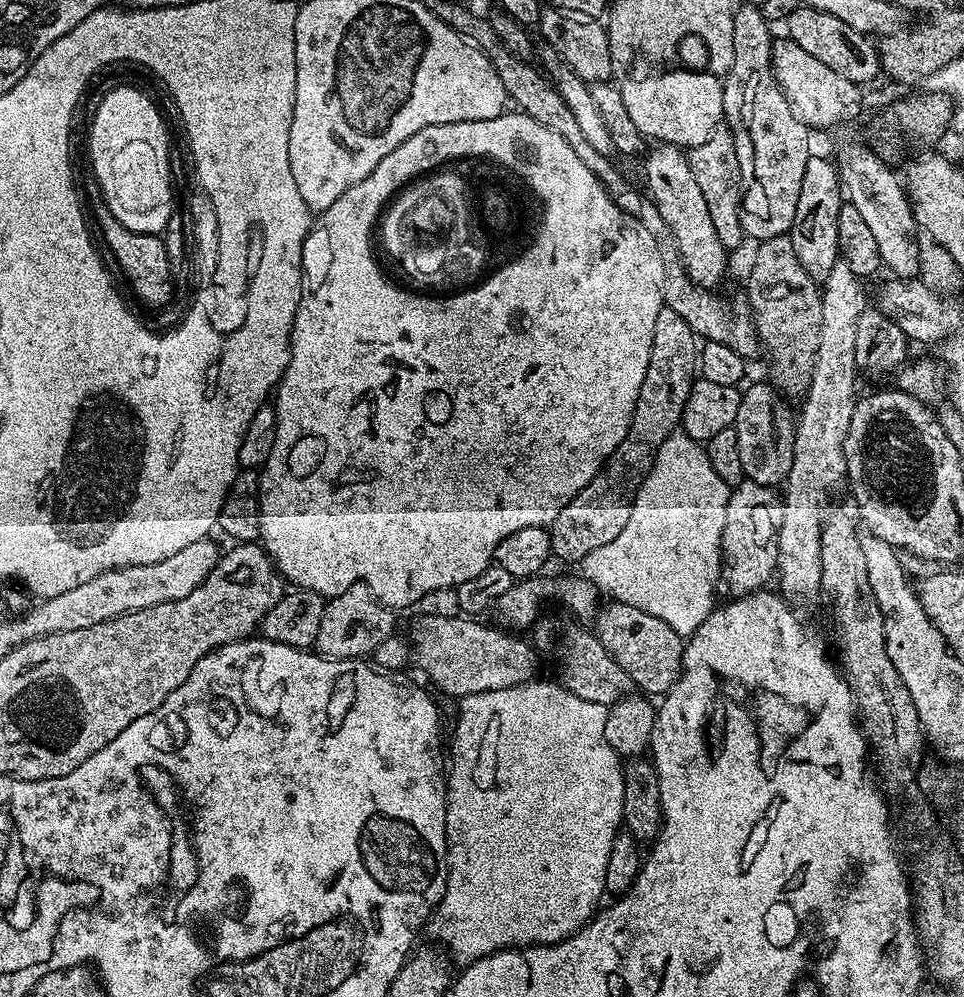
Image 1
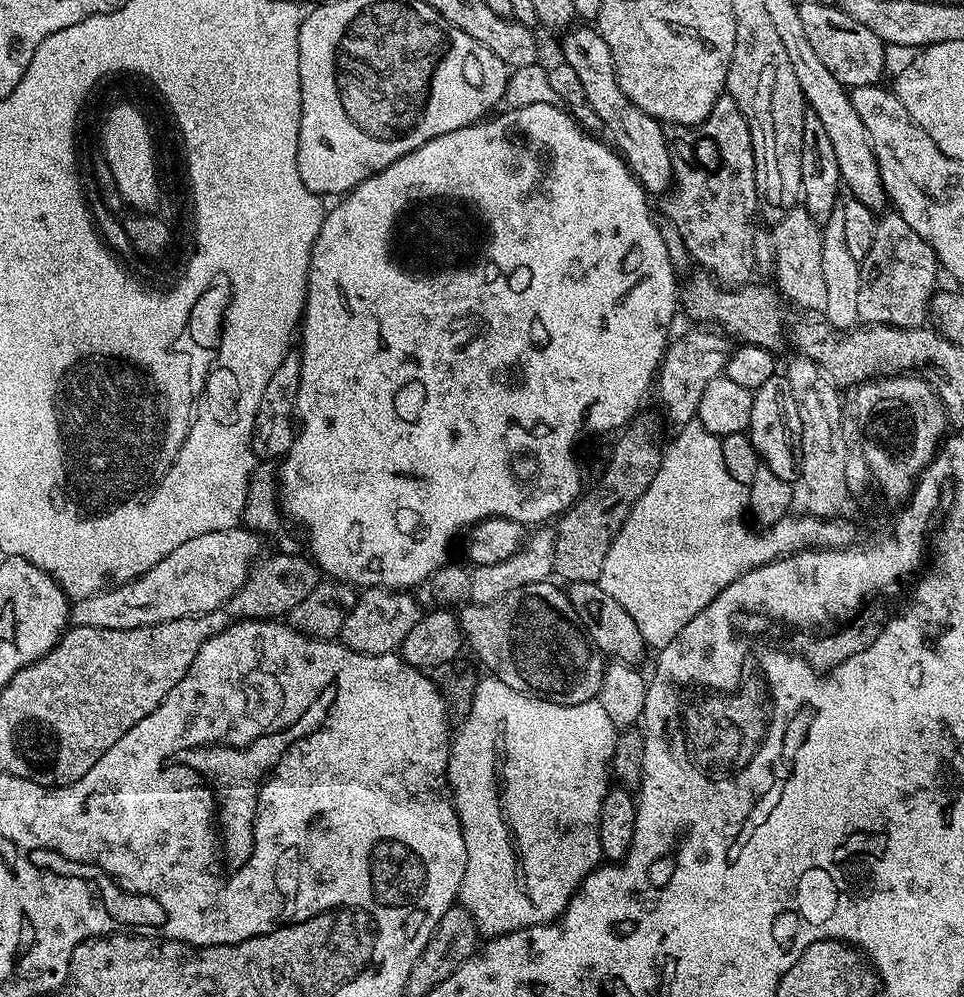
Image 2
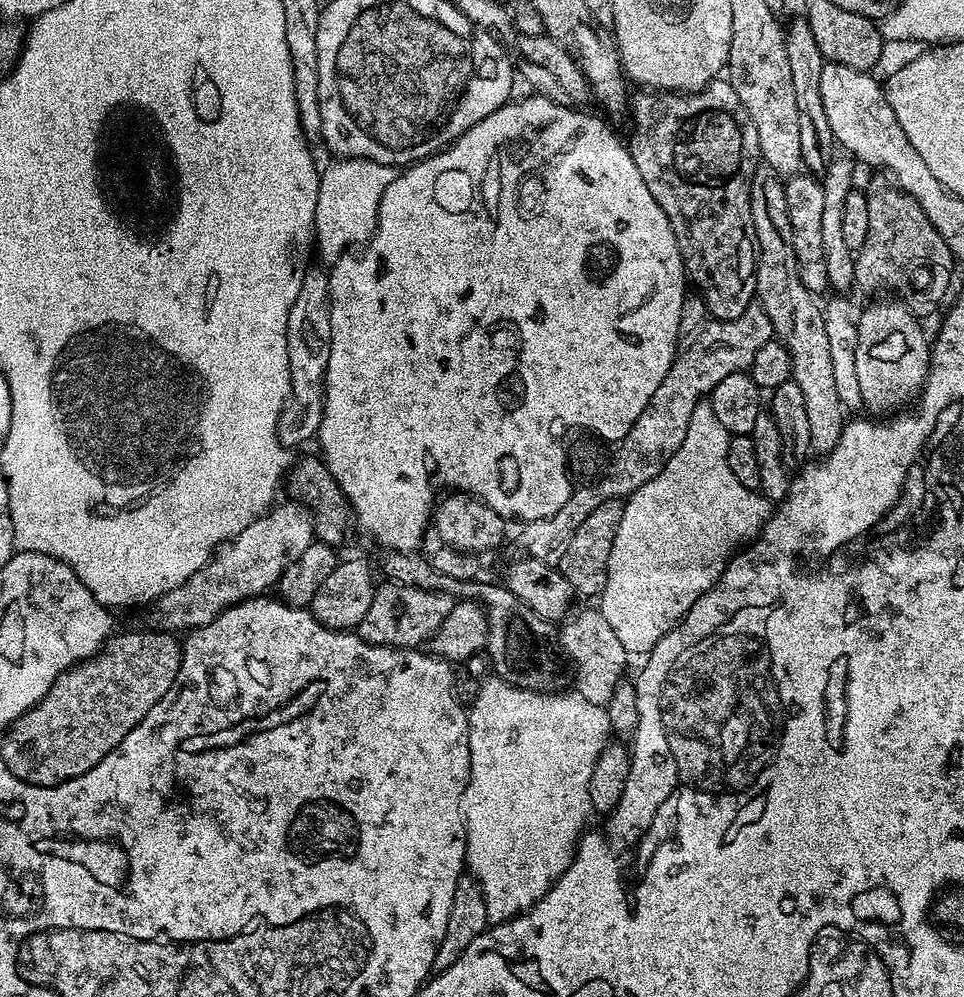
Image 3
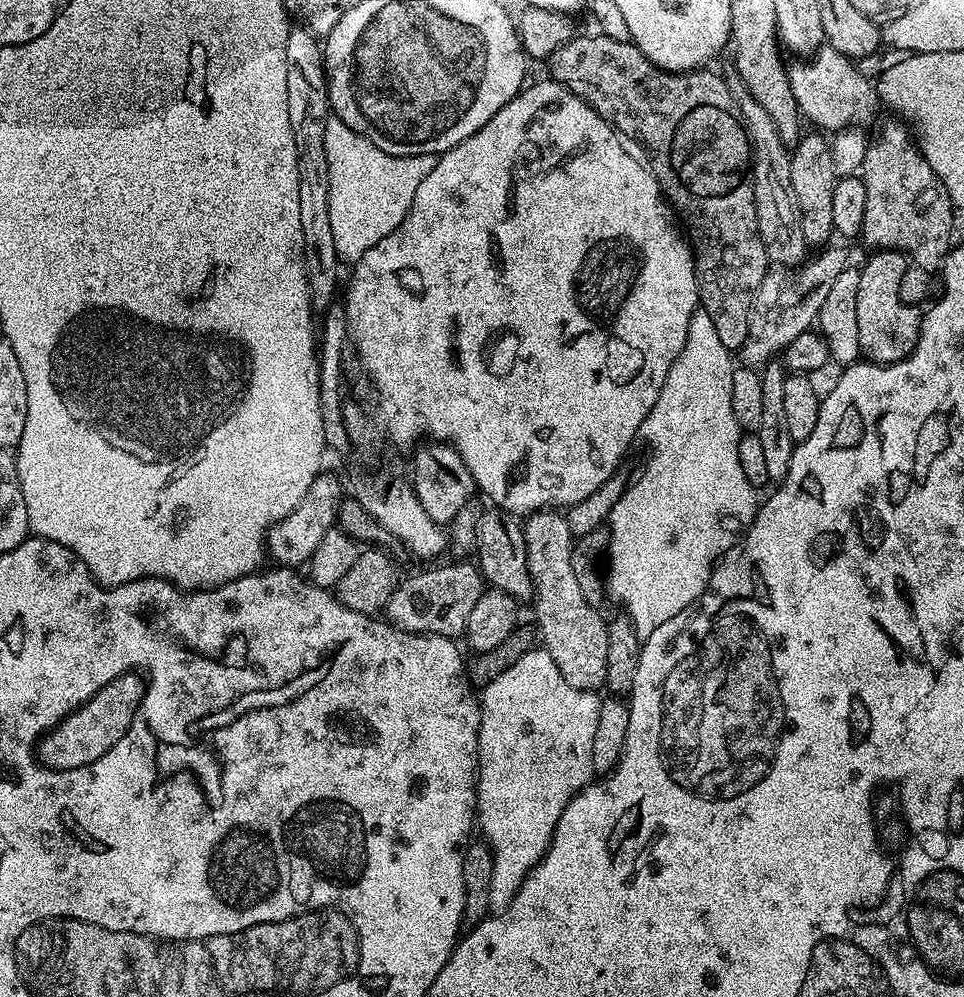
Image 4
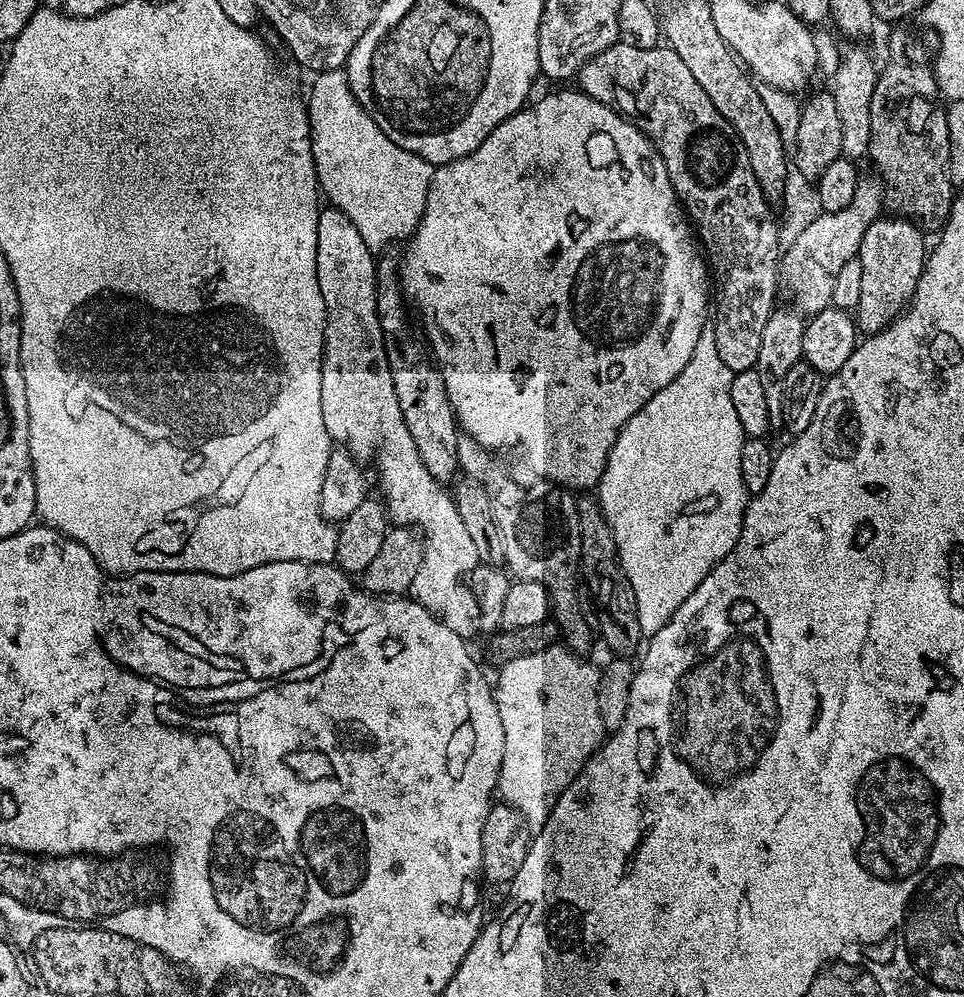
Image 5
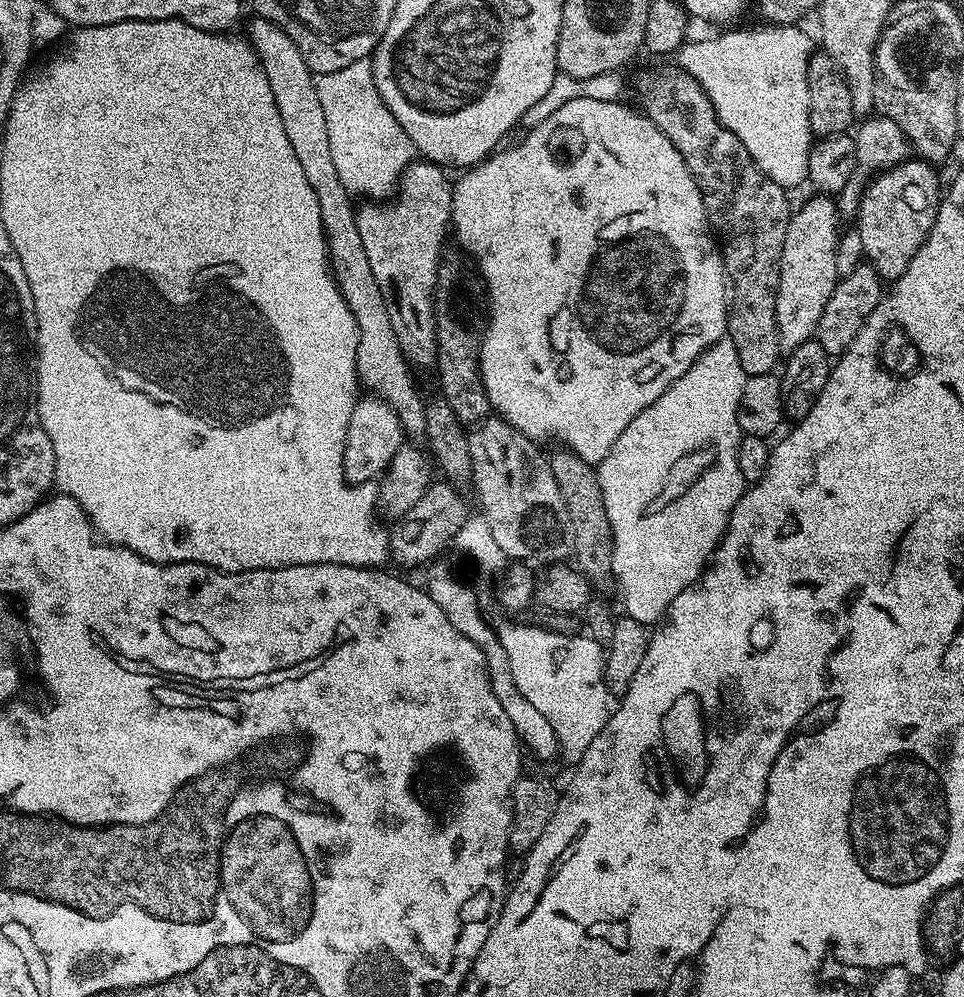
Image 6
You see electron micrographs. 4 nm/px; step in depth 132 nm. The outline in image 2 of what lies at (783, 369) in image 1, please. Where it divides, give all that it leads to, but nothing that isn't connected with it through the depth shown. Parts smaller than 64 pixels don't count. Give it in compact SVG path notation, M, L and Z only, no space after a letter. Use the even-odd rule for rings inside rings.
M803 206L791 208L779 217L770 231L772 249L776 255L774 273L775 287L785 297L789 296L800 308L823 310L826 306L826 281L822 275L822 231L821 225Z

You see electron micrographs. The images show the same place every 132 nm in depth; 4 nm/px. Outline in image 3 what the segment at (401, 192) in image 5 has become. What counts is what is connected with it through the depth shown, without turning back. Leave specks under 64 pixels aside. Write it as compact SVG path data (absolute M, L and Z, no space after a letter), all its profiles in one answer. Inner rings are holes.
M364 157L338 158L338 159L335 159L334 163L332 163L326 170L323 169L321 171L321 178L320 178L320 184L319 184L319 194L318 194L318 203L315 207L316 235L314 237L314 244L315 244L315 247L316 247L317 257L320 256L320 258L322 260L320 262L323 265L331 266L331 265L336 264L337 258L339 258L341 256L341 254L343 254L349 248L363 245L364 243L367 243L368 240L371 239L373 233L376 231L377 218L378 218L379 212L380 212L380 204L381 204L382 194L384 194L386 188L388 188L388 186L390 186L390 182L392 182L394 180L395 175L396 175L395 169L391 165L374 162L373 160L366 159Z

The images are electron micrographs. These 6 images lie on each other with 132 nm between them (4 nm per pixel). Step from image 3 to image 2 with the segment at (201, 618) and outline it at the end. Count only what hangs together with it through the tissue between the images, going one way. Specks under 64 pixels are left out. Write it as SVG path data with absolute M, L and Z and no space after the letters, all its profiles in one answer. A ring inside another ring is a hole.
M243 526L230 530L214 530L210 534L200 535L199 538L190 538L190 542L182 542L182 546L174 550L174 554L166 554L166 558L162 558L158 566L146 570L142 575L105 587L103 592L96 592L90 598L75 601L70 608L71 623L77 628L94 626L106 630L130 630L158 622L174 622L174 618L201 616L223 608L228 599L248 581L252 566L261 555L260 544L261 537Z

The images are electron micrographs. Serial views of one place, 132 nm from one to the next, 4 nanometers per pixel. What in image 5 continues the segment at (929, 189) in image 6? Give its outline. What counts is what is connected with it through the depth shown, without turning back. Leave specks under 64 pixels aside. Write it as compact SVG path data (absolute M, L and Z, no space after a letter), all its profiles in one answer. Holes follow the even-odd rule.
M895 214L885 215L866 230L858 253L862 262L862 291L854 309L856 327L861 333L881 332L912 300L926 259L926 244L924 248L924 236L919 230L913 221Z

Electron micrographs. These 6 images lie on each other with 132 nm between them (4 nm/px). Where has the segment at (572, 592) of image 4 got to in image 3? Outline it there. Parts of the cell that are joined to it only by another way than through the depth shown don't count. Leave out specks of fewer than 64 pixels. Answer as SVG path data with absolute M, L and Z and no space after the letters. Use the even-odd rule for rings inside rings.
M592 608L586 609L585 612L573 611L559 625L558 644L563 655L567 659L569 656L576 667L575 691L582 698L586 698L586 702L607 706L614 690L621 680L625 679L624 667L628 664L628 652L624 649L619 634L612 629L611 622Z

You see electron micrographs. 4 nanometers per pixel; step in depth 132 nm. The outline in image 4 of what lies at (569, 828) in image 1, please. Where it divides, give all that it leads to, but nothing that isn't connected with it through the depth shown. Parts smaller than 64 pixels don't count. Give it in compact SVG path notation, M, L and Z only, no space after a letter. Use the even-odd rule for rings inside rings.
M536 646L533 652L521 651L520 657L494 682L490 682L479 693L480 701L480 733L478 734L478 746L480 747L480 771L476 778L476 806L475 815L478 817L478 832L481 832L483 839L489 848L492 849L492 861L494 862L494 874L490 880L490 905L493 909L503 910L508 903L515 898L517 890L522 886L522 882L527 876L531 876L532 868L544 857L548 851L549 844L552 843L552 835L558 826L558 818L566 810L568 803L576 797L577 792L586 787L593 779L592 751L594 750L594 729L598 726L598 710L600 709L601 697L595 691L586 688L575 688L562 678L558 666L554 666L554 658L544 651L543 647Z

